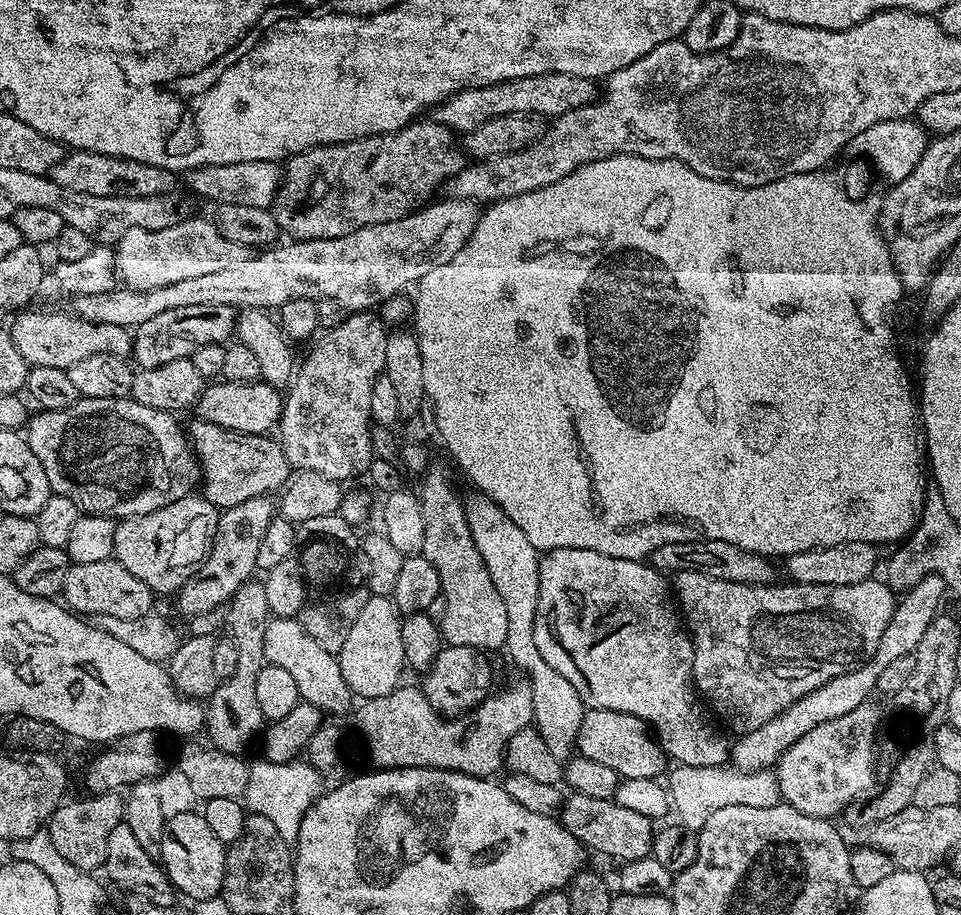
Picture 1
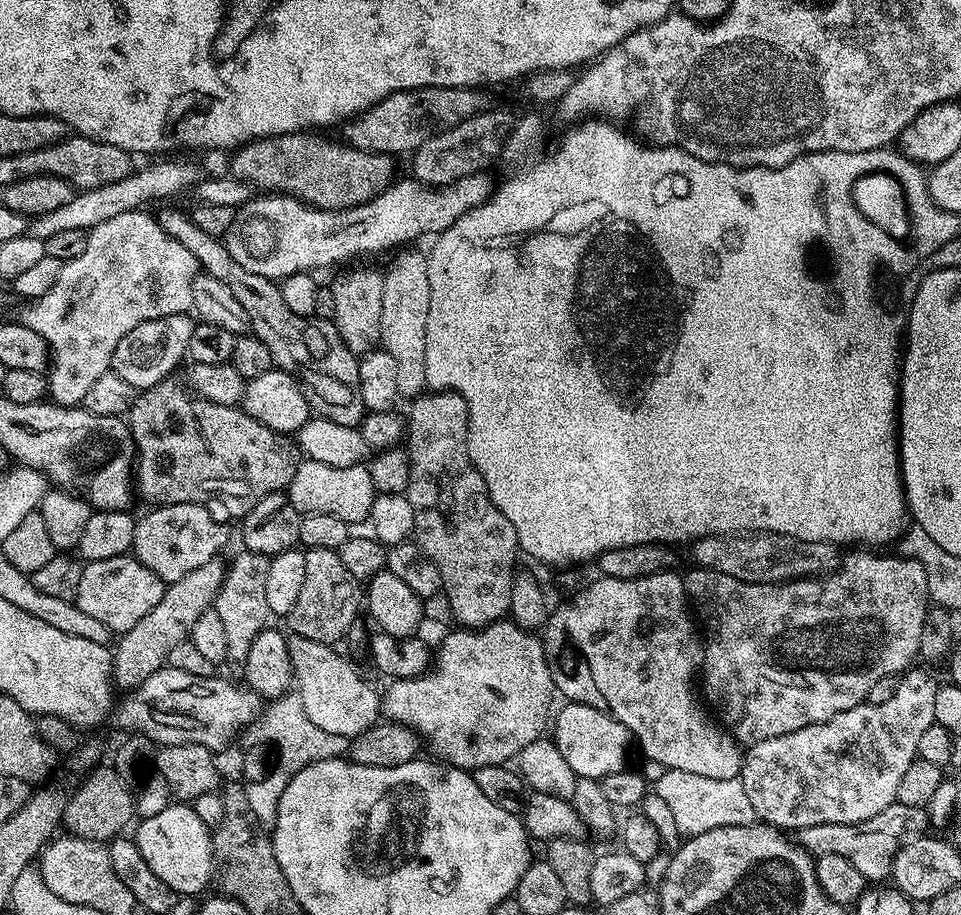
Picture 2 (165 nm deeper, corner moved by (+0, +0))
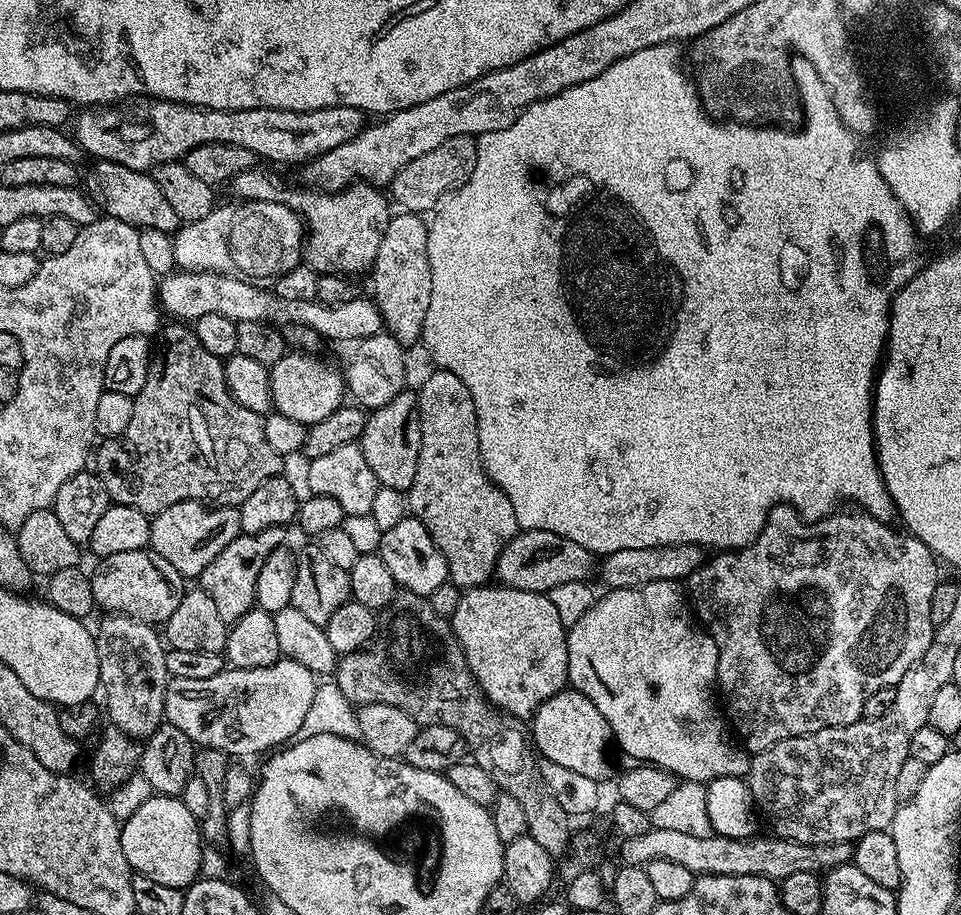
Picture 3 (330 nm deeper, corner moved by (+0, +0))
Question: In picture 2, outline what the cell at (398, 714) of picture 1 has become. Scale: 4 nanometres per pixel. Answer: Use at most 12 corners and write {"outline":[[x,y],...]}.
{"outline":[[460,626],[383,715],[437,761],[507,765],[550,724],[543,639]]}

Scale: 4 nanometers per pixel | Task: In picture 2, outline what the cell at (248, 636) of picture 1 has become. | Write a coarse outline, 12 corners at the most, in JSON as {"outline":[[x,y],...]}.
{"outline":[[240,550],[214,605],[227,663],[242,666],[269,627],[269,557]]}

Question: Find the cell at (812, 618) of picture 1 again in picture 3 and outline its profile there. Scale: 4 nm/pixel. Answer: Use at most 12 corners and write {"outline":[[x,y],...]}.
{"outline":[[770,510],[686,592],[744,751],[926,654],[937,557]]}

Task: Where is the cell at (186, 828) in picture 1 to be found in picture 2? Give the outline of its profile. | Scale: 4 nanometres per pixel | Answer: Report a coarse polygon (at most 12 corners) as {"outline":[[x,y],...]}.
{"outline":[[191,803],[135,825],[146,866],[181,897],[214,880]]}

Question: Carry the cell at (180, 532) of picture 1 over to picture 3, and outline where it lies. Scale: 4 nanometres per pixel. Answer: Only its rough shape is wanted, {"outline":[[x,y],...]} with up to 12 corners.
{"outline":[[183,500],[151,517],[151,551],[198,578],[240,510]]}

